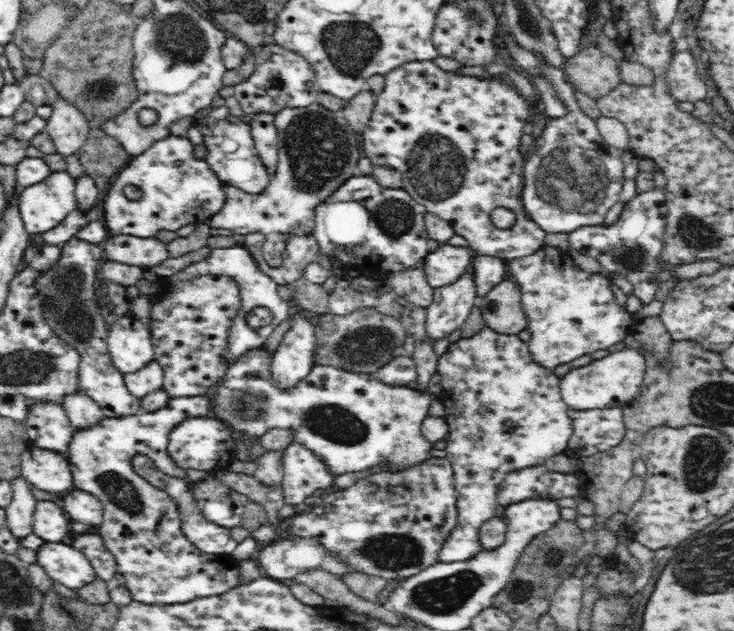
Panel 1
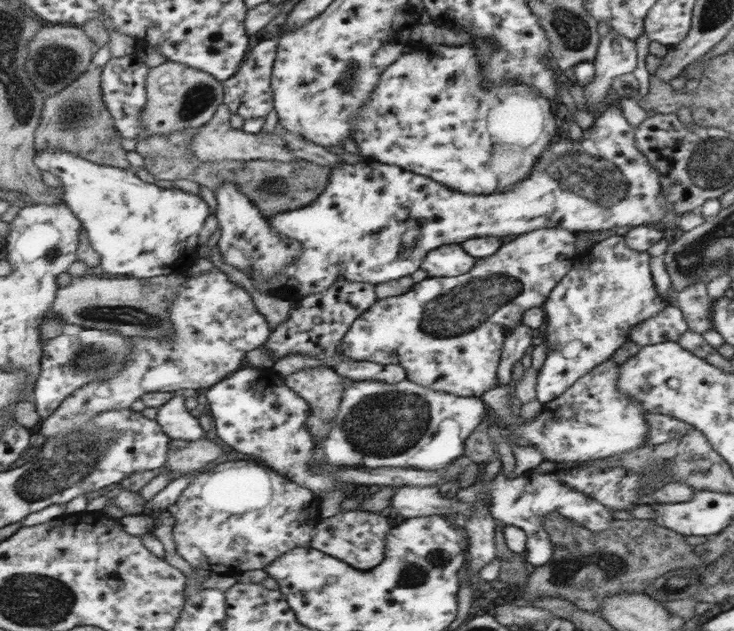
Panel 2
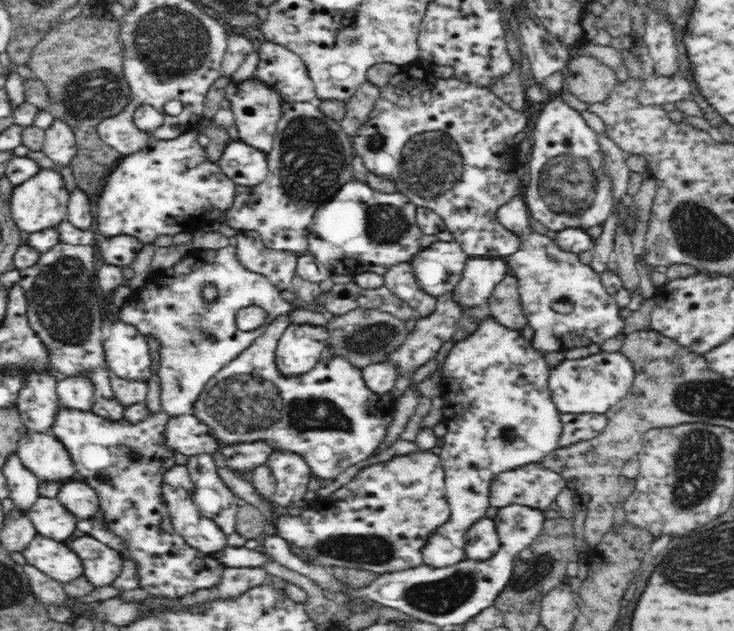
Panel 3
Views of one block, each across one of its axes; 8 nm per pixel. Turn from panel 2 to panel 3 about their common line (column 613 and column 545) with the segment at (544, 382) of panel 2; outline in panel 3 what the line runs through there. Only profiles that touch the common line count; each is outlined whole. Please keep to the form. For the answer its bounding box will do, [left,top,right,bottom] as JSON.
[497,189,625,354]

